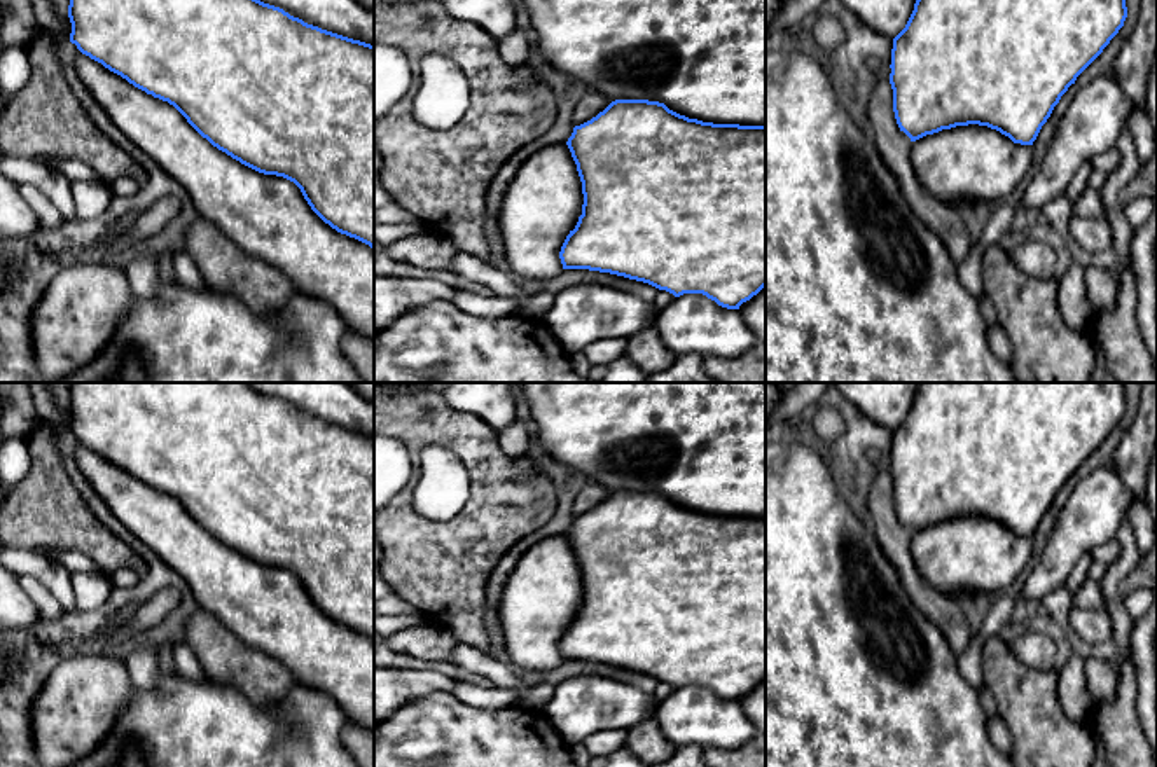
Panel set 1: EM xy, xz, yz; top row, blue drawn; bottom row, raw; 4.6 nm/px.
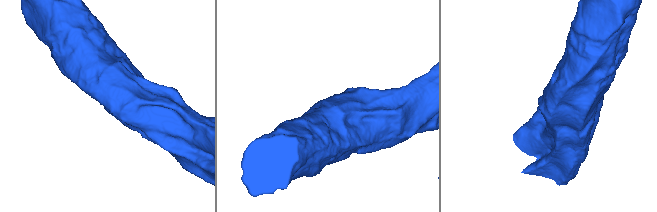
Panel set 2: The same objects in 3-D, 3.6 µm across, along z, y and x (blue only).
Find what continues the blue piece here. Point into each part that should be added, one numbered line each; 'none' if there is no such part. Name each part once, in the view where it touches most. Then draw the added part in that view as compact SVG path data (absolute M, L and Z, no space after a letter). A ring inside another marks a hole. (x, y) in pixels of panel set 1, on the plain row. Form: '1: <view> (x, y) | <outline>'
1: xy (266, 607) | M82 444L77 447L75 460L80 473L86 475L117 521L184 578L199 608L217 617L246 646L281 662L297 683L327 692L348 720L374 730L374 639L325 615L294 573L259 564L213 538L168 493L147 486Z

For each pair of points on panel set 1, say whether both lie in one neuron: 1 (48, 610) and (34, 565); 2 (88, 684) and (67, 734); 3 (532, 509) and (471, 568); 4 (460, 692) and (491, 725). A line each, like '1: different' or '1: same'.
1: different
2: same
3: same
4: different

